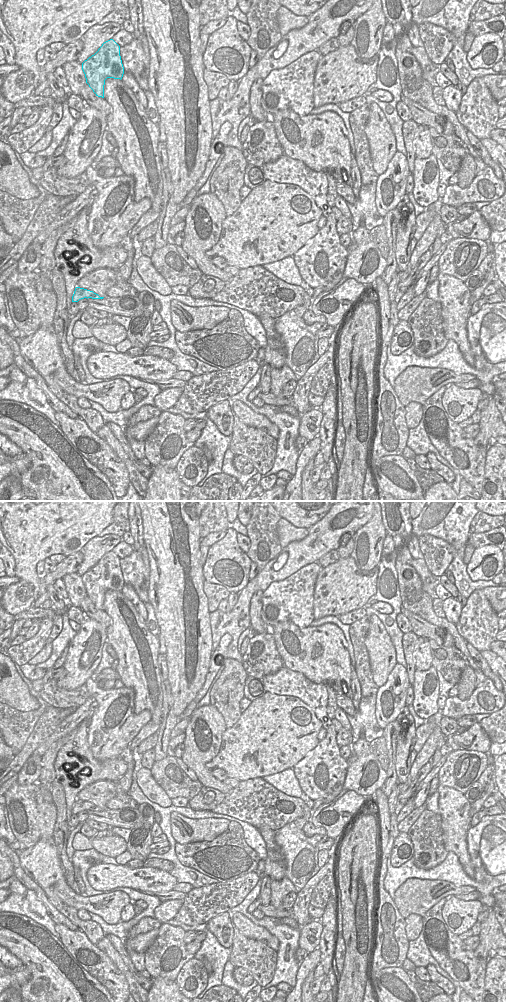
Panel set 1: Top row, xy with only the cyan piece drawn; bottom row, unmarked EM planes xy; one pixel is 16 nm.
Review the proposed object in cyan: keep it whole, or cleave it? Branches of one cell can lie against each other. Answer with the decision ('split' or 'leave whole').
leave whole

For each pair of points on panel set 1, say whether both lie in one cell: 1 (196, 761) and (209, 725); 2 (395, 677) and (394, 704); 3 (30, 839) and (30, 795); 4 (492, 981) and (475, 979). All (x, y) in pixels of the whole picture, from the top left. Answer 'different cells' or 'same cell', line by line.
1: same cell
2: same cell
3: same cell
4: different cells

